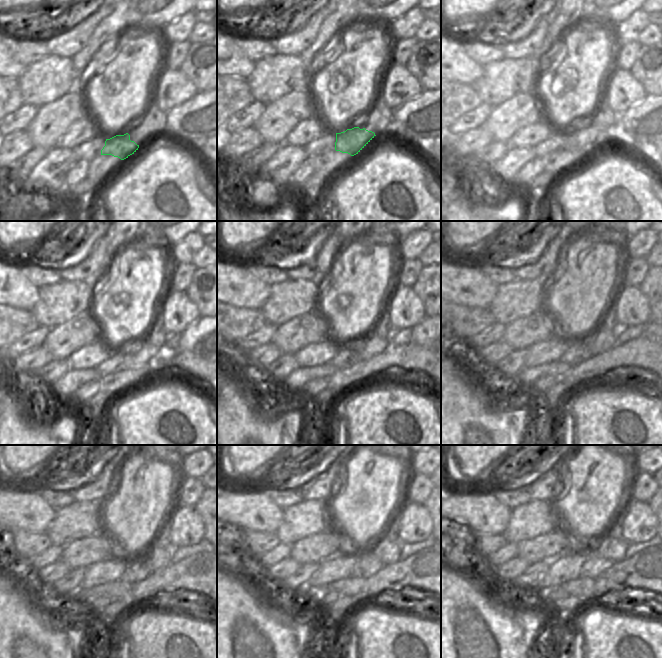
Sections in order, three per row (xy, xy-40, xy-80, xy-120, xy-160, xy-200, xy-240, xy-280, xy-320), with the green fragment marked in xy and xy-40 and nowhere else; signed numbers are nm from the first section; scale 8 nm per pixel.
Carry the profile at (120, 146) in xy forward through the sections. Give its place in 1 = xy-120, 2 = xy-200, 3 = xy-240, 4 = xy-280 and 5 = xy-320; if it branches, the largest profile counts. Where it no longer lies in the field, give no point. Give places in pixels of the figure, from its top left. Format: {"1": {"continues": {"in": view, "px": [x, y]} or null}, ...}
{"1": {"continues": {"in": "xy-120", "px": [138, 357]}}, "2": {"continues": {"in": "xy-200", "px": [602, 340]}}, "3": {"continues": {"in": "xy-240", "px": [157, 559]}}, "4": {"continues": {"in": "xy-280", "px": [387, 552]}}, "5": {"continues": {"in": "xy-320", "px": [609, 548]}}}

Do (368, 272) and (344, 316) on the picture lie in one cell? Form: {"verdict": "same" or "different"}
{"verdict": "same"}

